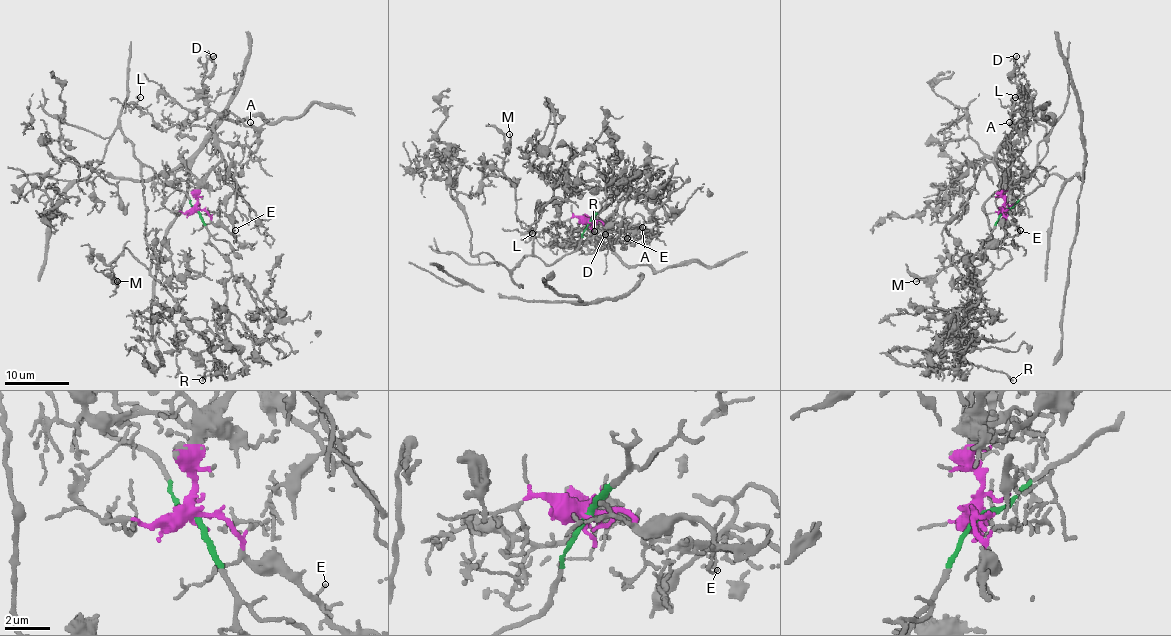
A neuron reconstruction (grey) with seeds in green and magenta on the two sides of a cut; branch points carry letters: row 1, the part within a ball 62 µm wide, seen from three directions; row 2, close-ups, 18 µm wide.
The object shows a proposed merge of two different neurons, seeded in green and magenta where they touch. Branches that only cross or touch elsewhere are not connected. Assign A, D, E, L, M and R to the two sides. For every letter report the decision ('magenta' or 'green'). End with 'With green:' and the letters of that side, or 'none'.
A: magenta
D: magenta
E: magenta
L: magenta
M: green
R: green
With green: M, R

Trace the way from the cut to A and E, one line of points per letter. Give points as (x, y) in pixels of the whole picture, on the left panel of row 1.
A: (196, 210), (198, 182), (220, 159), (219, 143), (238, 143), (253, 151), (256, 150), (258, 132), (250, 122)
E: (196, 210), (204, 210), (214, 223), (220, 223), (233, 236), (235, 229)

